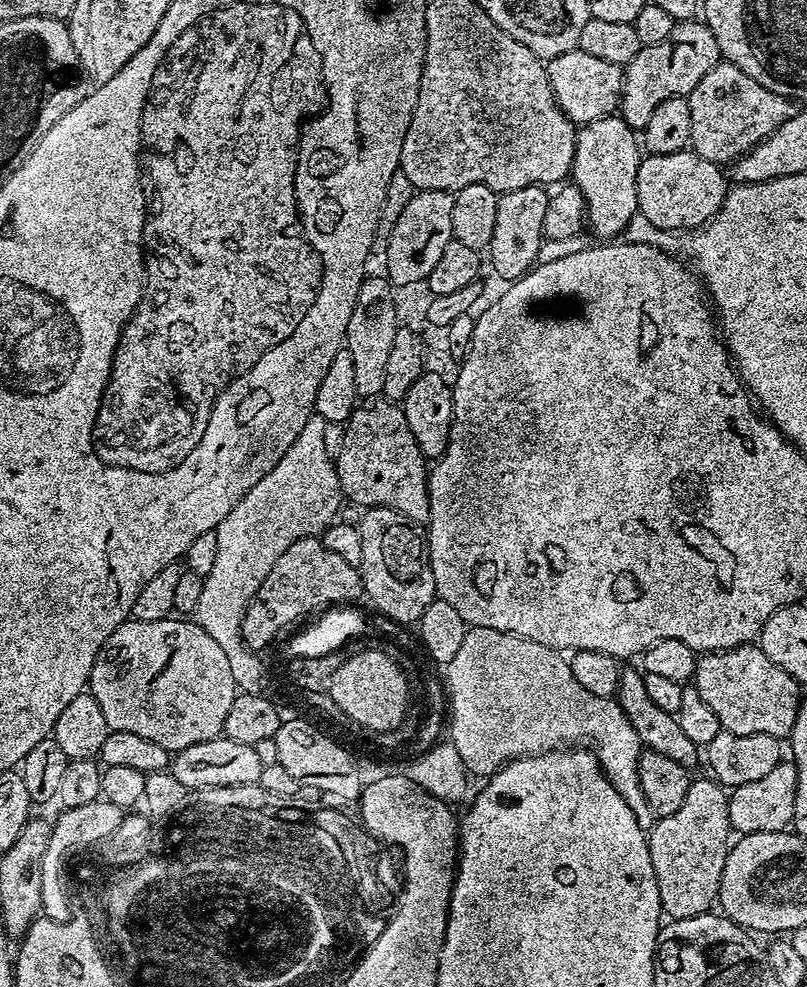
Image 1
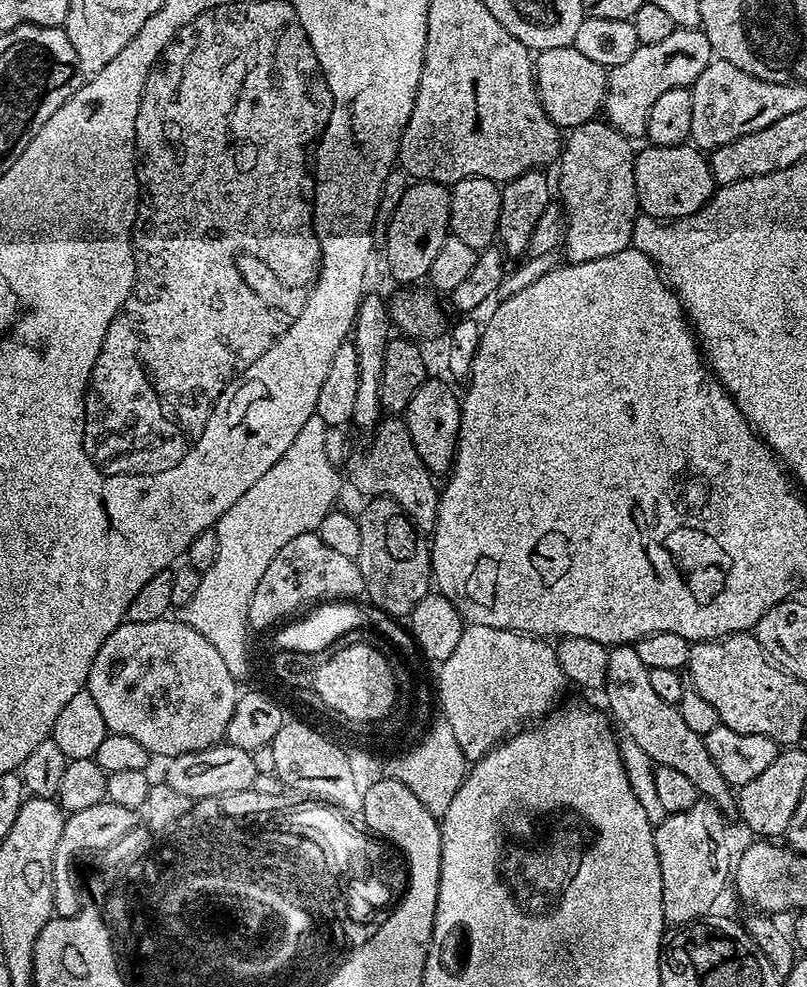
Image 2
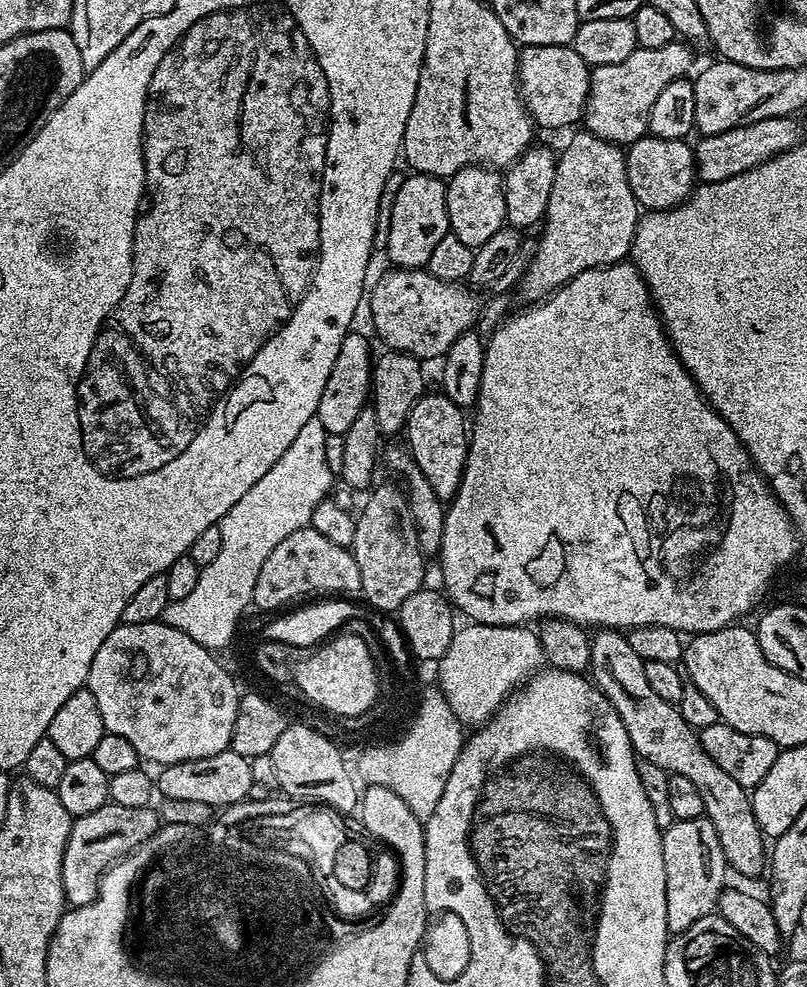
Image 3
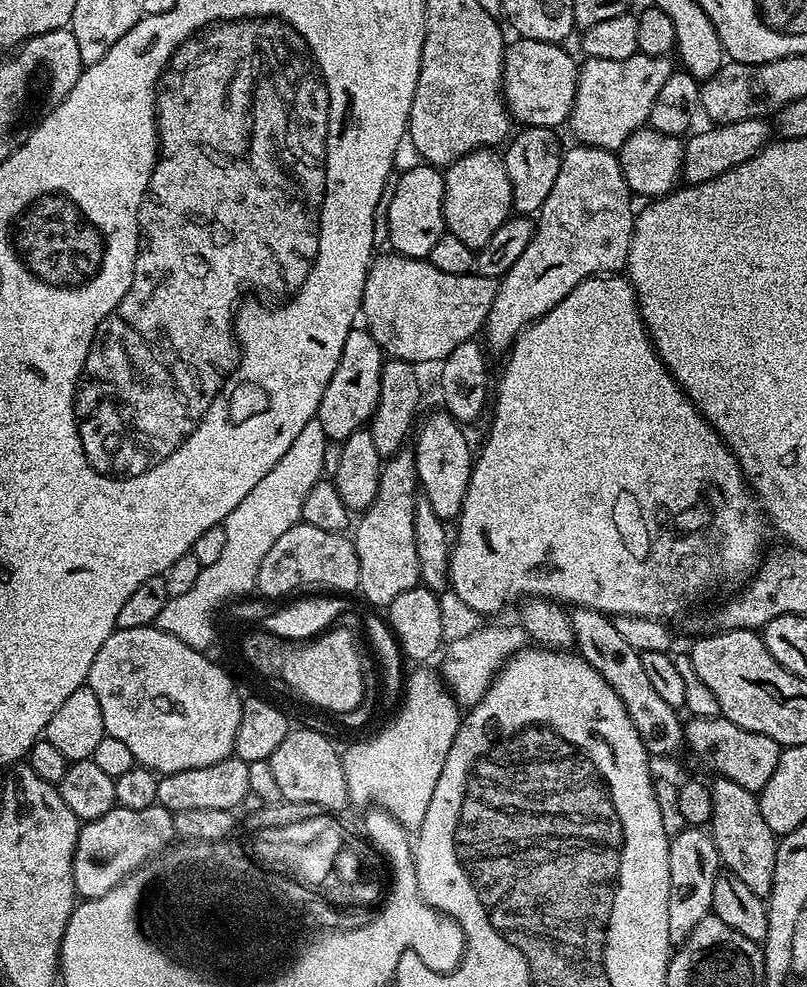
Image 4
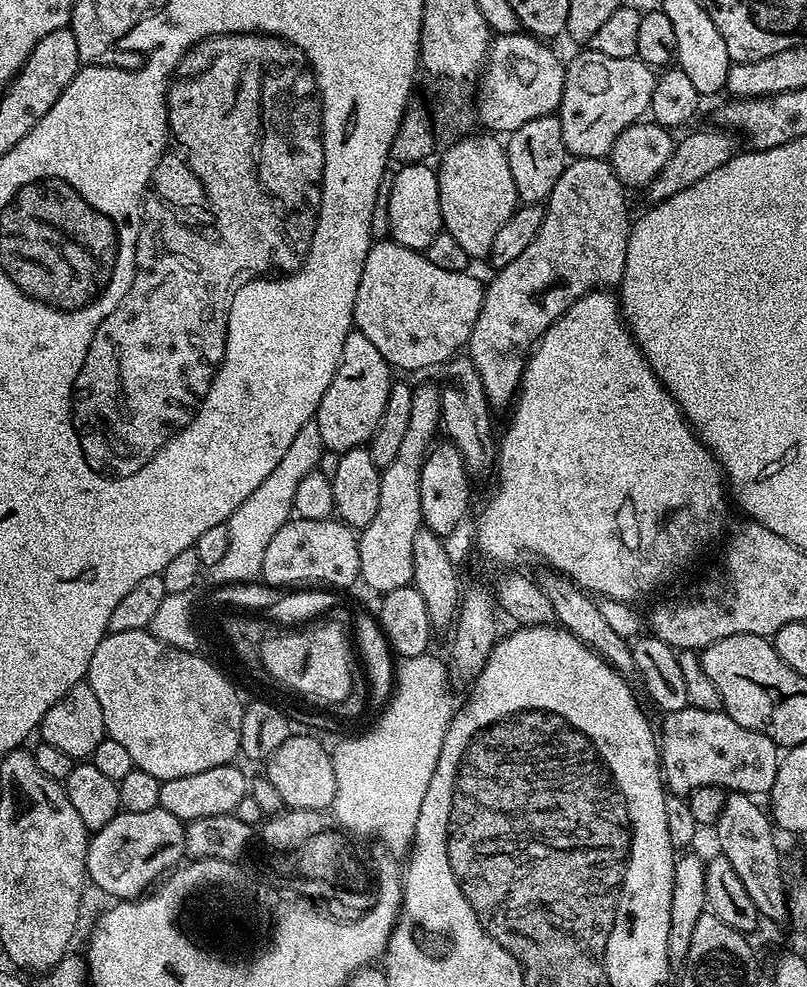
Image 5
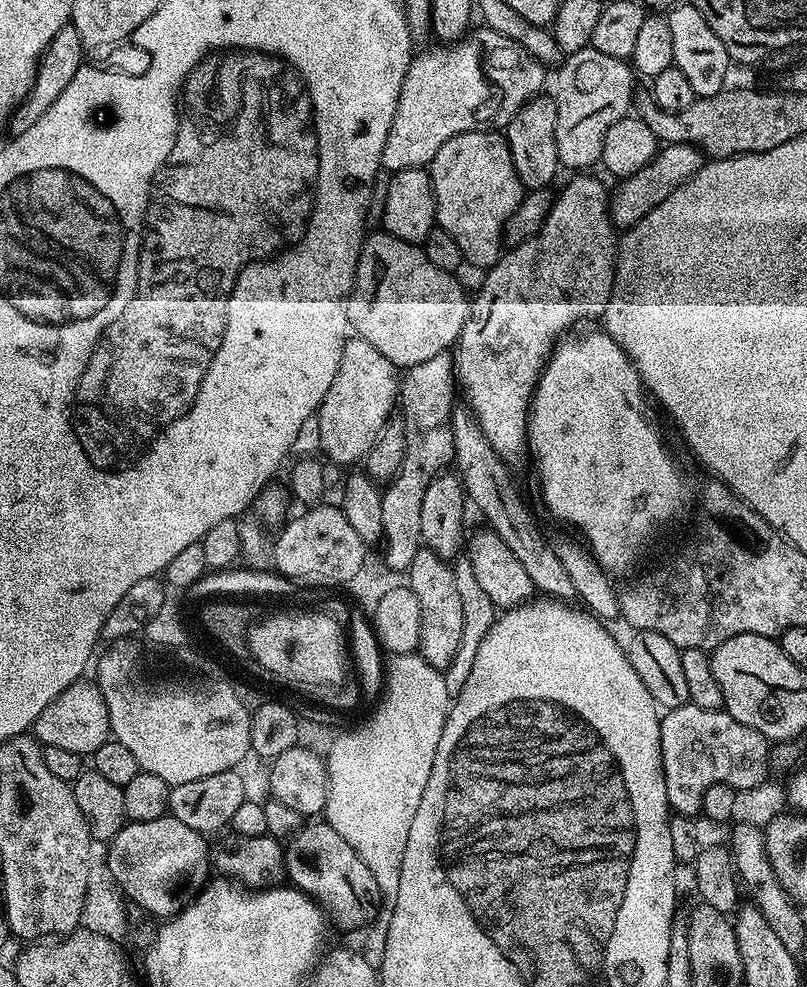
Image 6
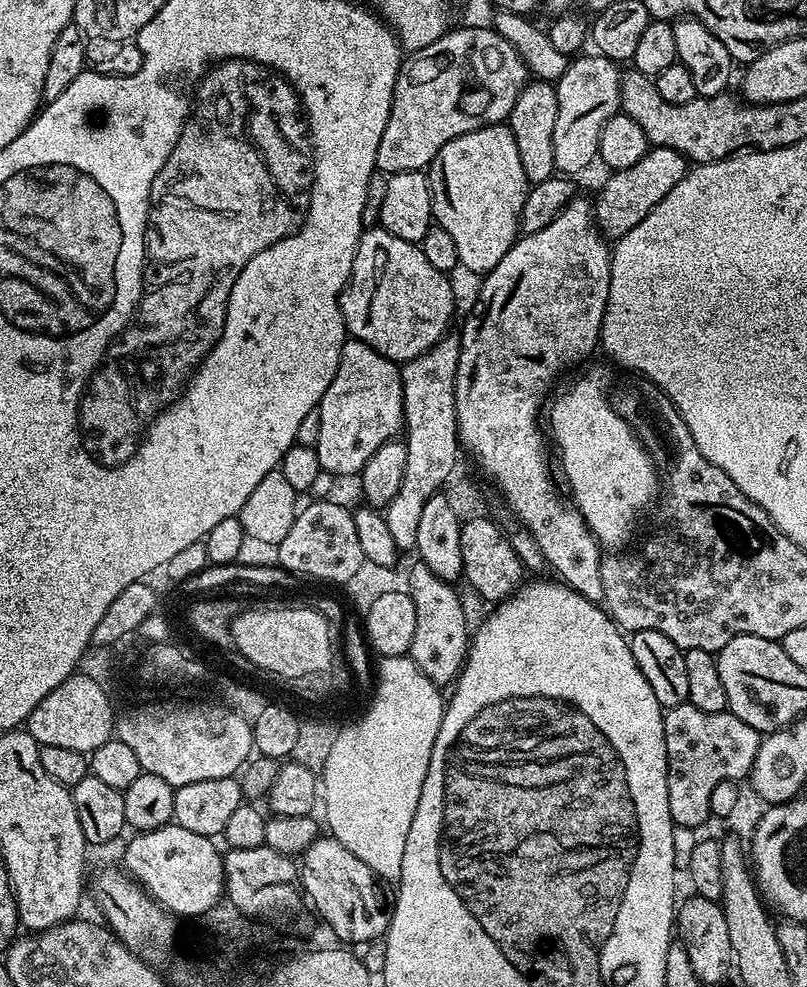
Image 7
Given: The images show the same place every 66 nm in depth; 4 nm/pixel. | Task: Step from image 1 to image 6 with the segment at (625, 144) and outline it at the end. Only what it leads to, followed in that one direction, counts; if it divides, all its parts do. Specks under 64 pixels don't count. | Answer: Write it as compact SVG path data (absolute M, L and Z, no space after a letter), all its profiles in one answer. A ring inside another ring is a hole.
M576 174L572 181L561 190L560 196L553 203L550 214L544 219L544 224L536 235L531 236L526 242L515 245L511 250L505 251L501 255L499 262L494 267L487 269L485 281L479 291L475 293L471 301L471 312L465 328L460 334L460 339L454 348L454 359L456 362L456 375L459 387L462 389L462 396L466 399L468 408L472 411L482 434L489 439L490 446L494 448L501 459L505 462L513 462L521 455L525 455L528 446L528 405L532 402L532 395L536 389L536 384L540 381L540 373L548 364L548 359L552 356L552 351L556 348L558 341L569 331L571 324L576 324L579 320L588 320L591 316L603 317L606 302L612 296L612 287L616 277L616 253L618 251L618 229L612 223L610 215L610 192L604 189L604 184L592 174Z

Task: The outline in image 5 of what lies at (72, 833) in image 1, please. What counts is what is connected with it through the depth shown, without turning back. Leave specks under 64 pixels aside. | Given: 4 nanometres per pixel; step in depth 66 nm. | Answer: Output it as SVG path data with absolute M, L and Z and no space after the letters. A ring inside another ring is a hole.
M161 807L146 814L122 810L106 826L91 833L86 858L88 880L96 883L106 895L116 896L112 898L139 898L169 869L181 863L183 852L186 852L185 821L174 818L174 814Z

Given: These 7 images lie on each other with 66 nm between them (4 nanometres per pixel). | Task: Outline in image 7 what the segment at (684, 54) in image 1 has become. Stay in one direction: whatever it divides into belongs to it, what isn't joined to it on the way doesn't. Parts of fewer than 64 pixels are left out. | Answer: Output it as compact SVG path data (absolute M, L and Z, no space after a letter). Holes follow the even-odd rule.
M580 54L569 63L560 80L555 81L558 94L558 118L554 121L554 166L560 174L580 172L598 156L600 128L620 107L621 69L605 56Z

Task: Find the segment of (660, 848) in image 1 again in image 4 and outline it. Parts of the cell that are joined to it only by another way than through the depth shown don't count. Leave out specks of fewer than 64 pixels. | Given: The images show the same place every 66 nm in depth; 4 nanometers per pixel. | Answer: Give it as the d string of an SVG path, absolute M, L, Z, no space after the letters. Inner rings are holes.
M686 826L677 836L671 837L670 850L670 906L666 906L666 919L670 922L670 942L679 946L706 918L714 902L714 882L722 871L720 852L711 835L703 827Z

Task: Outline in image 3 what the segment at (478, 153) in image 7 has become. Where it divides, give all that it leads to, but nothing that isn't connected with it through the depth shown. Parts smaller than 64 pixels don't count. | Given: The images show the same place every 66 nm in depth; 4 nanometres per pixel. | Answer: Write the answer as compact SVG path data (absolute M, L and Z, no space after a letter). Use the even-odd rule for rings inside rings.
M473 166L458 170L453 176L447 177L446 210L451 235L466 242L466 246L473 250L481 248L506 224L506 198L501 173L487 166Z

